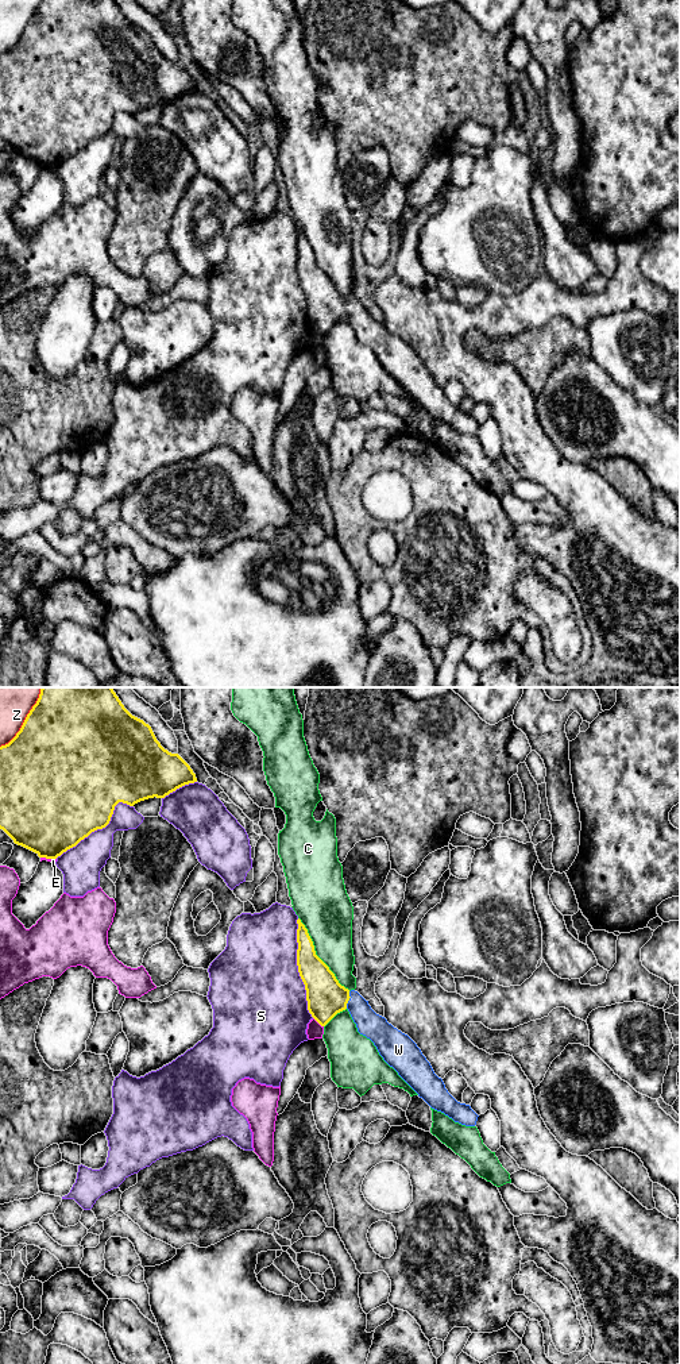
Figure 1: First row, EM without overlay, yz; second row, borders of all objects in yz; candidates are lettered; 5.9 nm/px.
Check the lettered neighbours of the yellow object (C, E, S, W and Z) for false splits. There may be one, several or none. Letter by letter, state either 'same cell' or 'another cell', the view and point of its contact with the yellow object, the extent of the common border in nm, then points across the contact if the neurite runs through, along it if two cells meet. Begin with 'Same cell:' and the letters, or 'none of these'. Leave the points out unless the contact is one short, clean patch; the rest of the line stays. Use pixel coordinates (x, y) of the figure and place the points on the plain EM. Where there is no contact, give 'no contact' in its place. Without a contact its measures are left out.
Same cell: W
C: another cell | yz (316, 264) | 550 nm
E: another cell | yz (319, 331) | 90 nm
S: another cell | yz (298, 277) | 600 nm
W: same cell | yz (348, 308) | 110 nm | across yz (325, 305), (348, 308), (374, 335)
Z: another cell | yz (24, 30) | 420 nm

